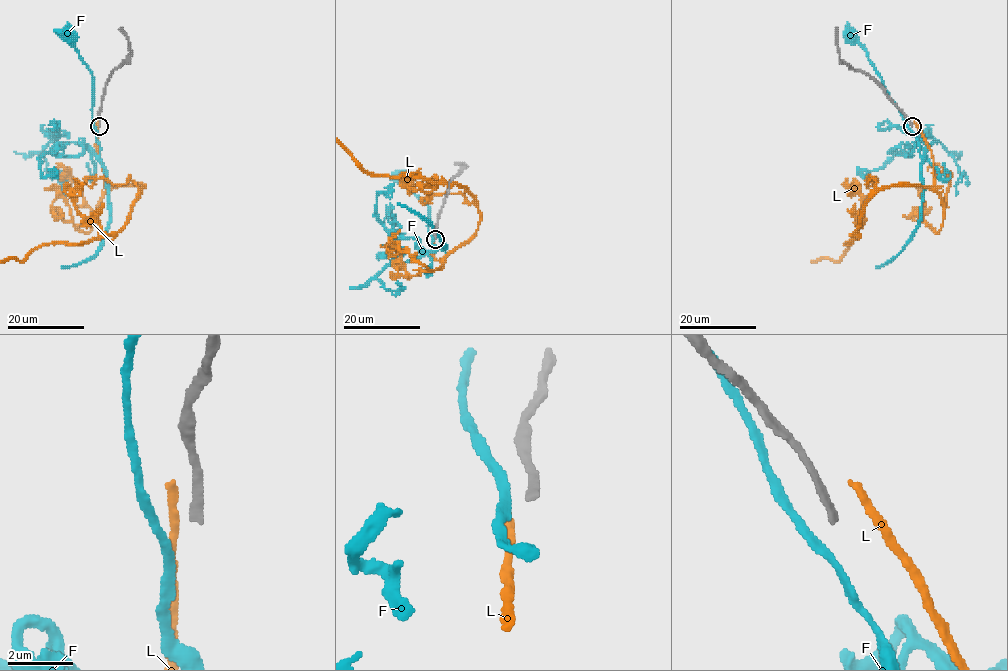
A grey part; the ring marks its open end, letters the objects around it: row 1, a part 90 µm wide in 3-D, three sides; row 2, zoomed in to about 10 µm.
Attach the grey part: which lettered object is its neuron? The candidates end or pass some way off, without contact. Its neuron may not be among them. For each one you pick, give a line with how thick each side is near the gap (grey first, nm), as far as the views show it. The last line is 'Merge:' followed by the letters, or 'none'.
Merge: none

